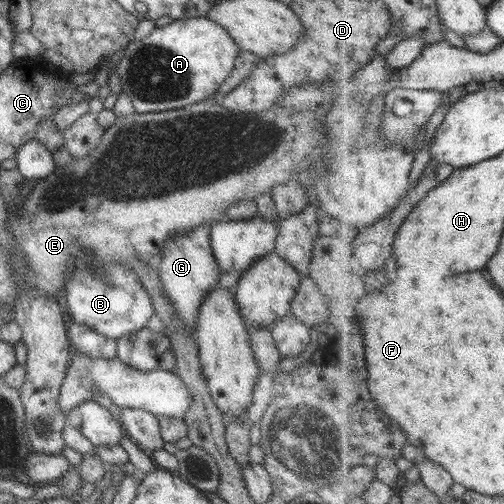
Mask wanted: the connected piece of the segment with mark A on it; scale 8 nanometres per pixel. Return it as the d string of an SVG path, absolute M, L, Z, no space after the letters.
M206 17L172 20L170 24L162 28L154 27L148 36L139 40L139 42L132 41L124 50L125 52L123 52L123 56L121 56L121 60L119 60L117 65L117 74L119 75L119 82L121 83L121 93L129 97L134 112L139 114L166 111L171 110L171 108L181 108L181 106L187 106L211 98L217 91L217 88L225 81L225 78L232 72L235 58L239 52L238 47L232 42L227 32Z

